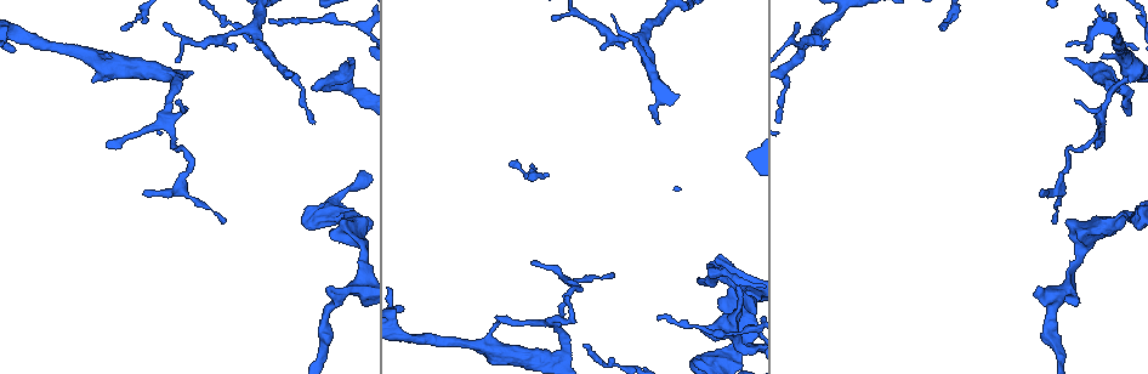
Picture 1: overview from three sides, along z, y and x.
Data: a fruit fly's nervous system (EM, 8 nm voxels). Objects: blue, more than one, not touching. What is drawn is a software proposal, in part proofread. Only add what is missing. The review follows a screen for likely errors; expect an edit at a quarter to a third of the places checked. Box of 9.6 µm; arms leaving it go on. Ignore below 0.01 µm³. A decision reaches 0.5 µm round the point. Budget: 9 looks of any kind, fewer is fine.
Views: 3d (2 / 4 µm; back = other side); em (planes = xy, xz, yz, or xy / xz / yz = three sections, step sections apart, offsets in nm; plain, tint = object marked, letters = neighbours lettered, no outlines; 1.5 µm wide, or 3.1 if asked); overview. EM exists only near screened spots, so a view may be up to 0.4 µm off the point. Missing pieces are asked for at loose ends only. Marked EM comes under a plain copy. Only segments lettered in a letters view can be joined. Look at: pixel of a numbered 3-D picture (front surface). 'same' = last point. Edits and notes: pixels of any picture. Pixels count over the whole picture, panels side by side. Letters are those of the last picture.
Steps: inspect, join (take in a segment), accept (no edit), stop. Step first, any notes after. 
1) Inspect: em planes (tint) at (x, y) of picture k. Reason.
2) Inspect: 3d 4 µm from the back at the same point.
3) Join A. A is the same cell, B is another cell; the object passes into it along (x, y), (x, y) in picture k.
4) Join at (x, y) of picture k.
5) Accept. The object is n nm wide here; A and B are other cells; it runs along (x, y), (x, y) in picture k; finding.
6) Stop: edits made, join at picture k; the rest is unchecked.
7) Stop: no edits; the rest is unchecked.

Inspect: 3d 2 µm at (225, 222) of picture 1. Tapers out.

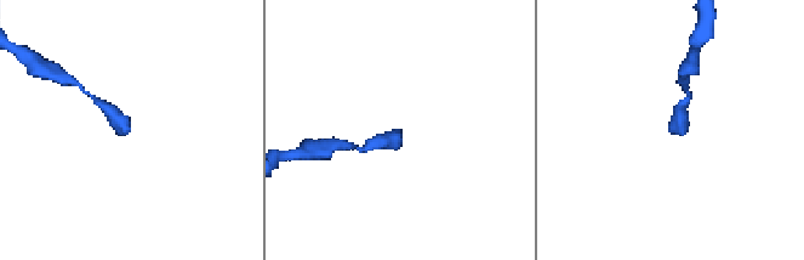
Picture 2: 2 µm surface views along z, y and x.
Inspect: em xy step 8 (tint) at (126, 129) of picture 2.

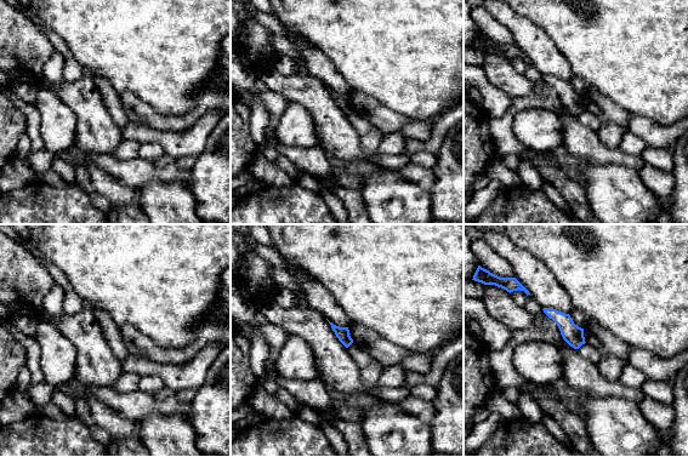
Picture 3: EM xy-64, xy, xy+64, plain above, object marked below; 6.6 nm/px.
Inspect: em planes (letters) at the same point. Another direction.

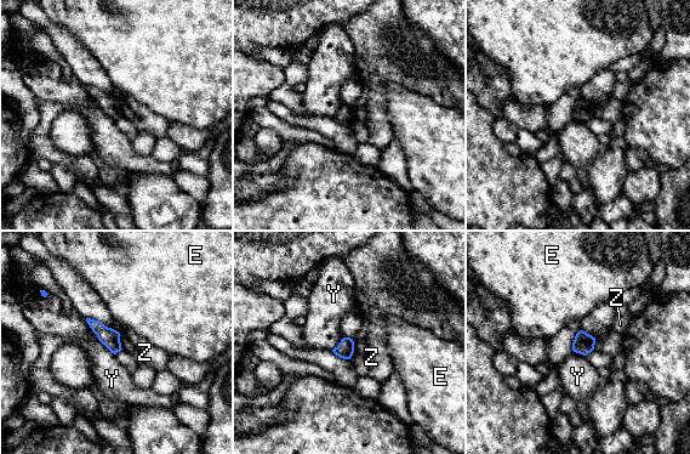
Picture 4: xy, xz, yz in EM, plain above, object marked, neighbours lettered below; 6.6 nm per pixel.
Accept. E, Y and Z are other cells; a border runs along (119, 333), (123, 348) in picture 4; no lettered segment goes on from it.

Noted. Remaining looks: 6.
Inspect: 3d 4 µm at (1038, 287) of picture 1. An open end.

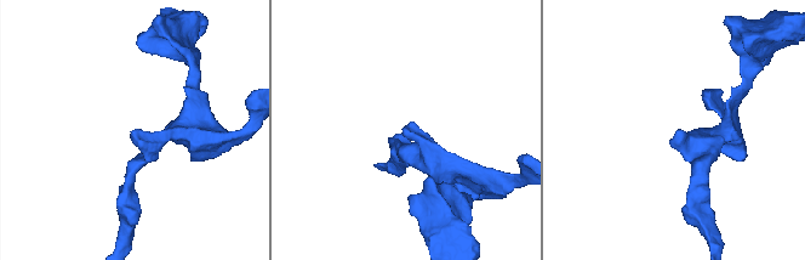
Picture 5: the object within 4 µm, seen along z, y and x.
Inspect: em planes (letters) at (406, 129) of picture 5.

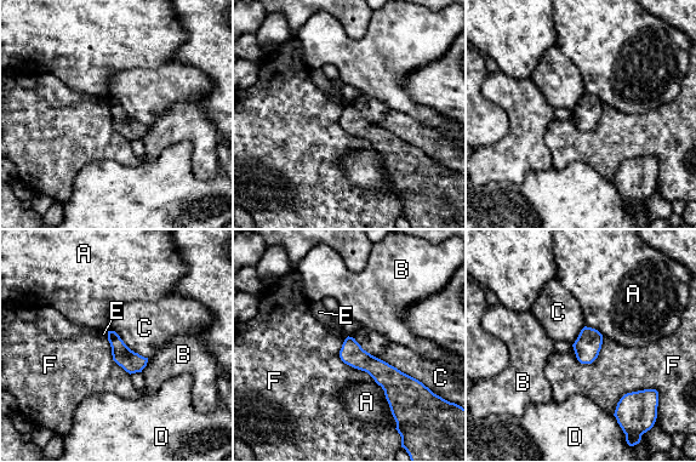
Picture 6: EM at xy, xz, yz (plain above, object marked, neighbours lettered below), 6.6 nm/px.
Accept. A, B, C, D, E and F are other cells; a border runs along (603, 335), (599, 354), (581, 364) in picture 6; none of them fits.

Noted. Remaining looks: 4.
Inspect: 3d 2 µm at (533, 262) of picture 1. Tapers out.

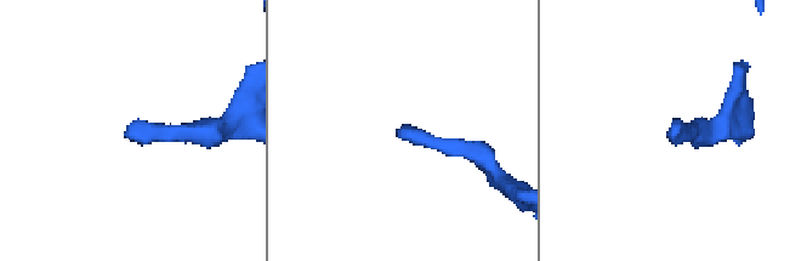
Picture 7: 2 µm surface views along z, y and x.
Inspect: em xz step 4 (letters) at (676, 126) of picture 7.

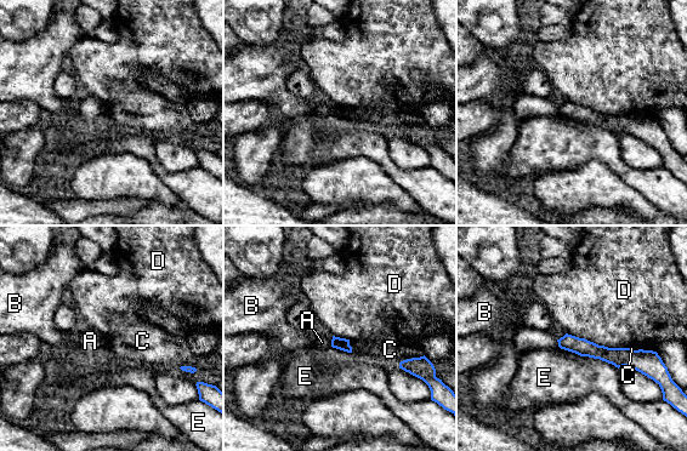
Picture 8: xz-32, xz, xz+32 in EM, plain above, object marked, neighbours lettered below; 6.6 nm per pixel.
Inspect: em planes (letters) at the same point.

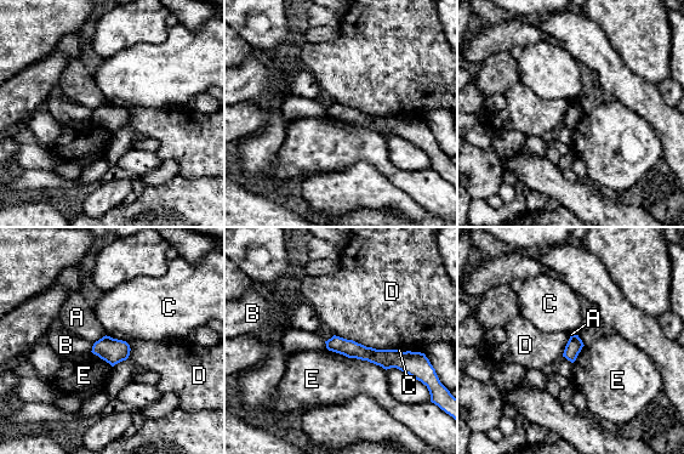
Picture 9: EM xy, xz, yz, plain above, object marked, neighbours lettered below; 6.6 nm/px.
Accept. A, B, C, D and E are other cells; no lettered segment goes on from it.

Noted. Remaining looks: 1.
Stop: no edits; the rest is unchecked.

